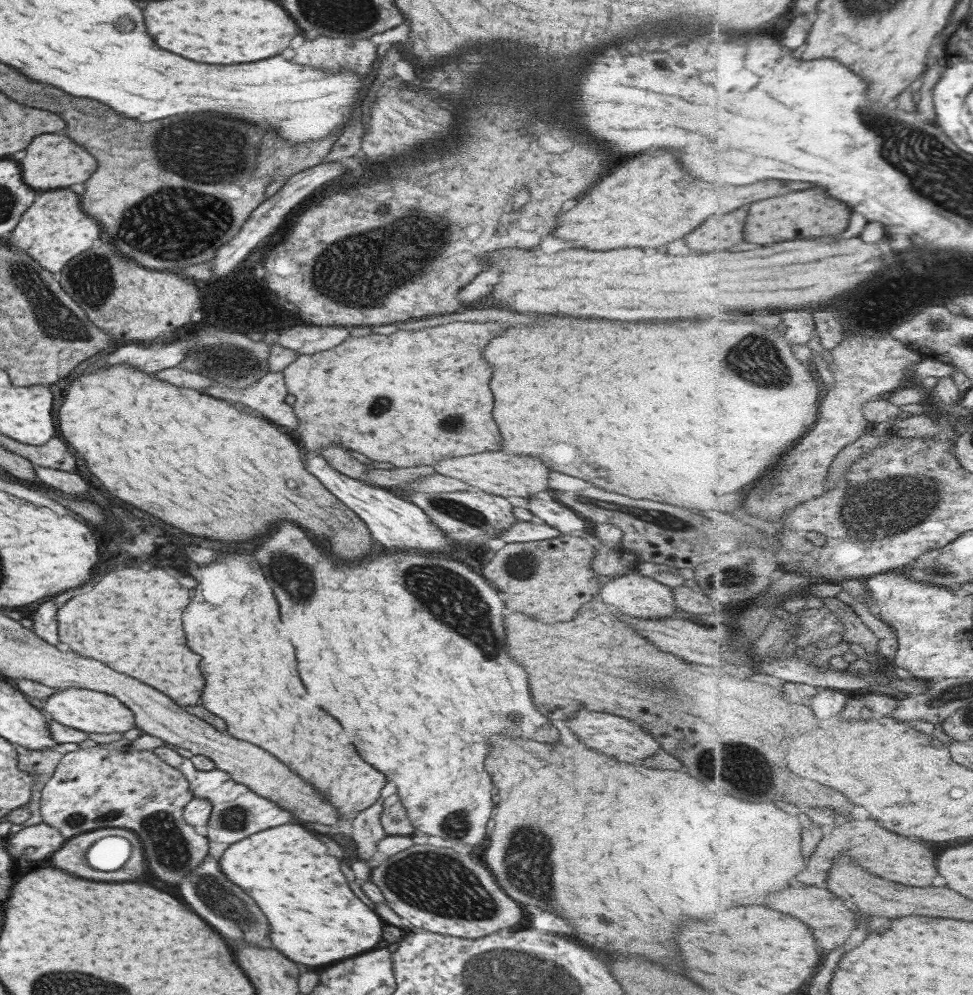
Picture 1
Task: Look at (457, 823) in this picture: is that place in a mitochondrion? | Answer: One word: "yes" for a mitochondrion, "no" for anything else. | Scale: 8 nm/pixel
yes

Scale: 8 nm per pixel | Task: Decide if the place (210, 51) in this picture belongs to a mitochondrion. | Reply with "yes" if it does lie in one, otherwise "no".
no

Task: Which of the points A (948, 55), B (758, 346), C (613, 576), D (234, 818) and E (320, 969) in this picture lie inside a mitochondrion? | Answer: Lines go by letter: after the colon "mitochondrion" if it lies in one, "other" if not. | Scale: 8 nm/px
A: other
B: mitochondrion
C: other
D: mitochondrion
E: other

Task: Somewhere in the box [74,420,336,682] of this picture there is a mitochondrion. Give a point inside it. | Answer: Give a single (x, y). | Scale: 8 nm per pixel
(291, 574)

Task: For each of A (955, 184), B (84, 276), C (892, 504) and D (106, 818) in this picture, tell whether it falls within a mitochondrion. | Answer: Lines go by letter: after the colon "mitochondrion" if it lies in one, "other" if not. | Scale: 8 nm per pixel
A: mitochondrion
B: mitochondrion
C: mitochondrion
D: mitochondrion

